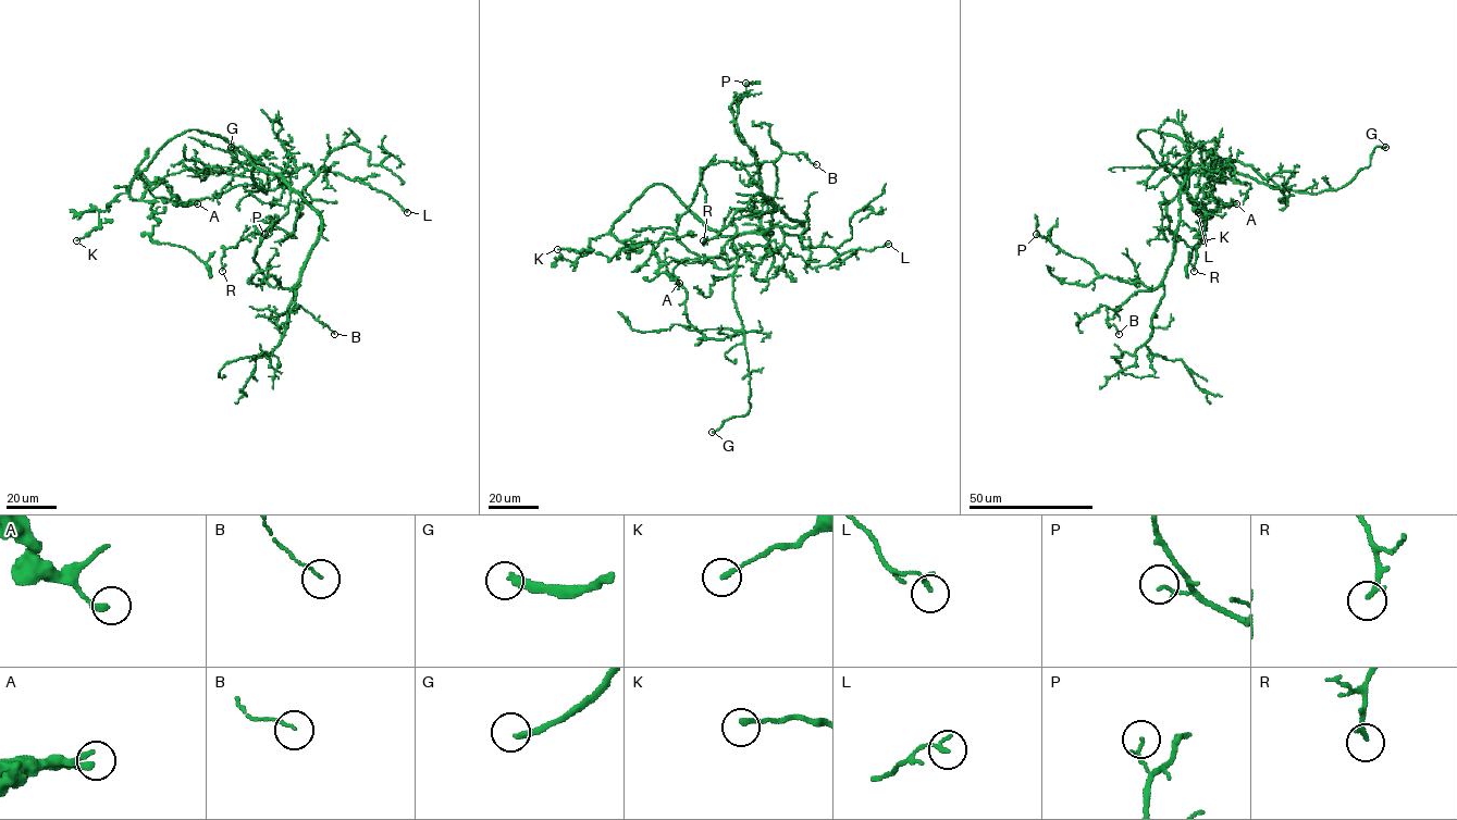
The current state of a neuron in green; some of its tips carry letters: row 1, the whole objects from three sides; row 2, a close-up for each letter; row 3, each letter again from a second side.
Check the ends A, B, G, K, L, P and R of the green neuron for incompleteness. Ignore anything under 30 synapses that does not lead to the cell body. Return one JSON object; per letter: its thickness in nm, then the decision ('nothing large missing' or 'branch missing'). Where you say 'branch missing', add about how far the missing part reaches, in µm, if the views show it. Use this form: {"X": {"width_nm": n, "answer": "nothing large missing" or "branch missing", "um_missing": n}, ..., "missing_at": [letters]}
{"A": {"width_nm": 240, "answer": "nothing large missing"}, "B": {"width_nm": 90, "answer": "nothing large missing"}, "G": {"width_nm": 240, "answer": "branch missing", "um_missing": 10}, "K": {"width_nm": 190, "answer": "nothing large missing"}, "L": {"width_nm": 160, "answer": "nothing large missing"}, "P": {"width_nm": 120, "answer": "nothing large missing"}, "R": {"width_nm": 170, "answer": "nothing large missing"}, "missing_at": ["G"]}

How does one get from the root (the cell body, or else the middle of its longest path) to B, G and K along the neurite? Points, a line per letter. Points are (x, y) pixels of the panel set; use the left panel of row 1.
B: (257, 168), (278, 173), (321, 220), (318, 240), (292, 289), (296, 293), (293, 310), (303, 307), (334, 334)
G: (257, 168), (250, 164), (256, 164), (251, 177), (266, 194), (269, 169), (241, 147), (231, 147)
K: (257, 168), (221, 137), (188, 129), (170, 139), (131, 187), (99, 211), (98, 225), (76, 240)

